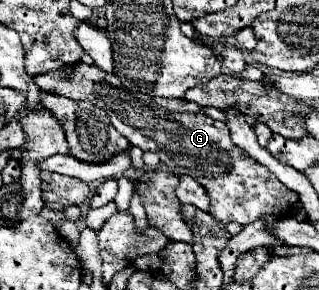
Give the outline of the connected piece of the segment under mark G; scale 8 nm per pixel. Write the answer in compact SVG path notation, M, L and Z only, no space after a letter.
M65 65L33 77L33 83L41 91L91 101L93 105L101 107L109 115L117 131L131 141L131 145L157 153L161 157L161 163L165 163L171 171L197 179L211 195L209 213L225 225L231 221L247 225L253 223L259 215L271 213L289 217L299 203L295 191L287 189L267 167L259 165L231 141L229 127L223 121L215 121L201 113L167 111L157 105L151 95L123 87L117 75L107 75L95 65Z

